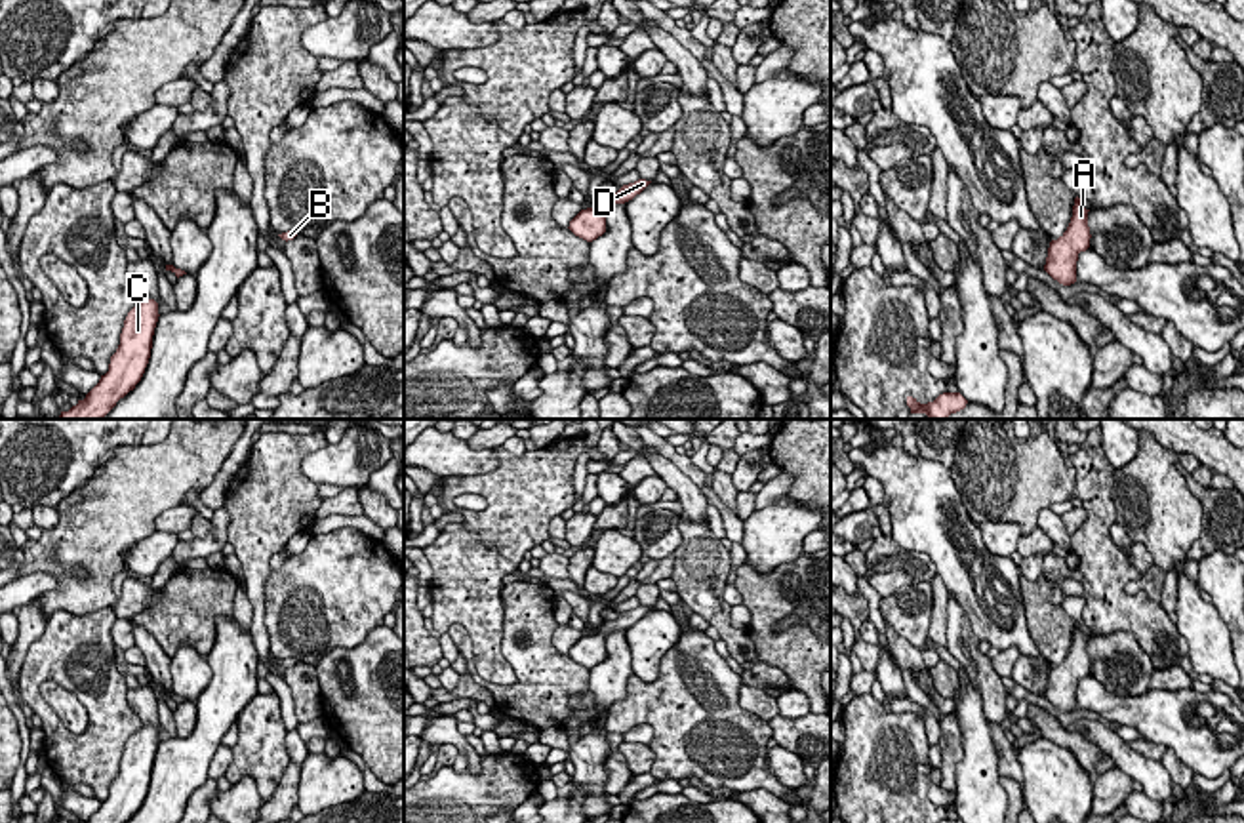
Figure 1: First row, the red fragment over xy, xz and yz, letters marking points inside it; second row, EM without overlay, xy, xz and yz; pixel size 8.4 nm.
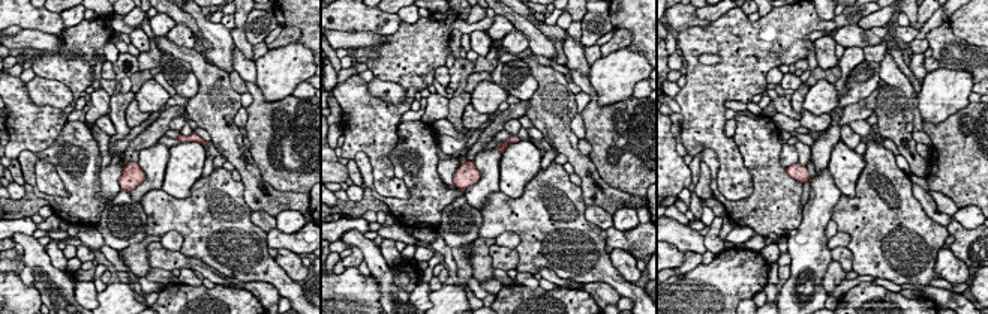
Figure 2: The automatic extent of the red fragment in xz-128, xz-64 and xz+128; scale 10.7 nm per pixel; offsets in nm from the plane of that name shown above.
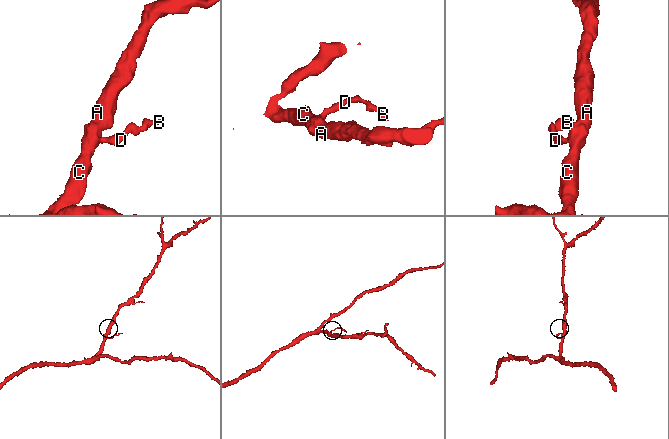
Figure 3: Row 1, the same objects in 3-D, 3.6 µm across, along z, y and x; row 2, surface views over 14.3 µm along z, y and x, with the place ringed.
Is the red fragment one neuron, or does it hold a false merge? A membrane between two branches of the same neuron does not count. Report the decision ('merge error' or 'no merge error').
no merge error

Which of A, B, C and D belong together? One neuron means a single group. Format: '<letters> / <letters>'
A B C D

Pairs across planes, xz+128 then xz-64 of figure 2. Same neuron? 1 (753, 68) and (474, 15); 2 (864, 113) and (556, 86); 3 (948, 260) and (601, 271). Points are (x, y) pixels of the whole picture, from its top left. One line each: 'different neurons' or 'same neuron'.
1: different neurons
2: different neurons
3: different neurons

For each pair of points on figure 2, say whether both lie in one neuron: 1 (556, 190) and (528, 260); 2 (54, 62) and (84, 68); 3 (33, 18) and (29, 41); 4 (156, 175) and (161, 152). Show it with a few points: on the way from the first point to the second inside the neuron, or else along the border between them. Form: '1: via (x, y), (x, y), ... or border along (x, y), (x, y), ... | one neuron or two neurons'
1: via (550, 208), (550, 236), (544, 242) | one neuron
2: via (62, 68), (77, 68) | one neuron
3: border along (23, 29), (36, 29), (57, 36) | two neurons
4: via (156, 169), (156, 158) | one neuron

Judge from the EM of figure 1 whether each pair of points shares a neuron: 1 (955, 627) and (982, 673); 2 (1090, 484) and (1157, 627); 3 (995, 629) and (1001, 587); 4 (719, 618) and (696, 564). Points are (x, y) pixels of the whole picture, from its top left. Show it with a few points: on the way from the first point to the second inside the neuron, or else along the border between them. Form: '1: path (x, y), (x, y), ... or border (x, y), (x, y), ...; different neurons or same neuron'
1: path (966, 639), (982, 662); same neuron
2: path (1098, 522), (1098, 557), (1119, 597); same neuron
3: path (995, 620), (995, 597); same neuron
4: path (711, 604), (702, 591), (700, 578); same neuron

